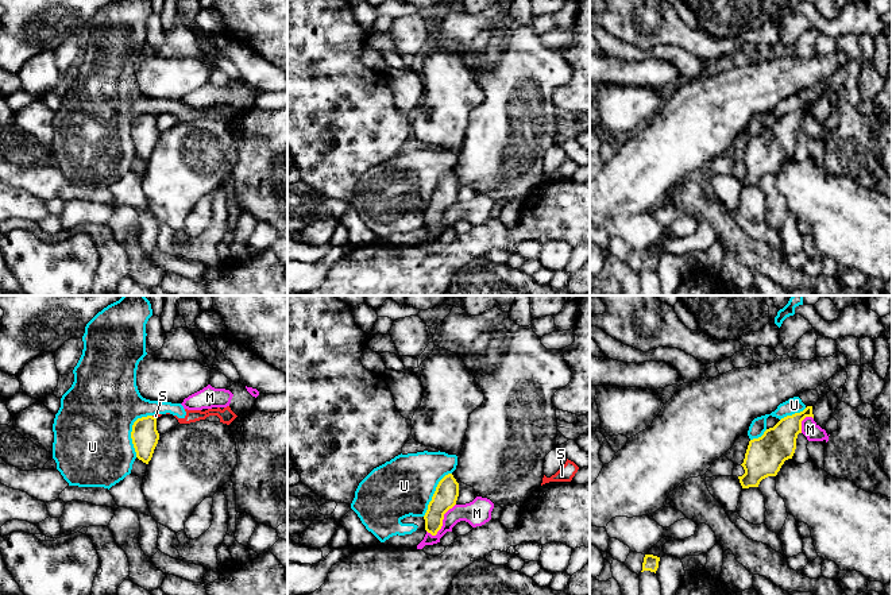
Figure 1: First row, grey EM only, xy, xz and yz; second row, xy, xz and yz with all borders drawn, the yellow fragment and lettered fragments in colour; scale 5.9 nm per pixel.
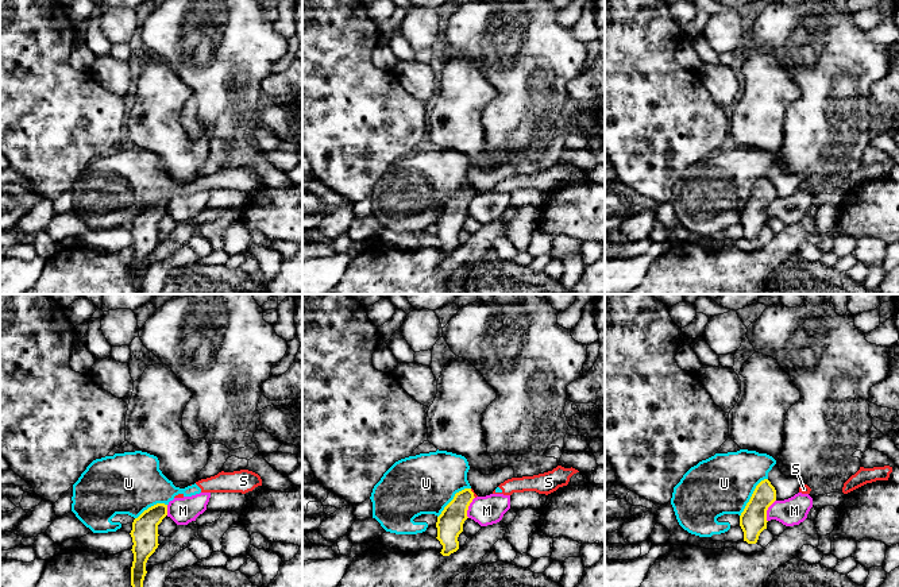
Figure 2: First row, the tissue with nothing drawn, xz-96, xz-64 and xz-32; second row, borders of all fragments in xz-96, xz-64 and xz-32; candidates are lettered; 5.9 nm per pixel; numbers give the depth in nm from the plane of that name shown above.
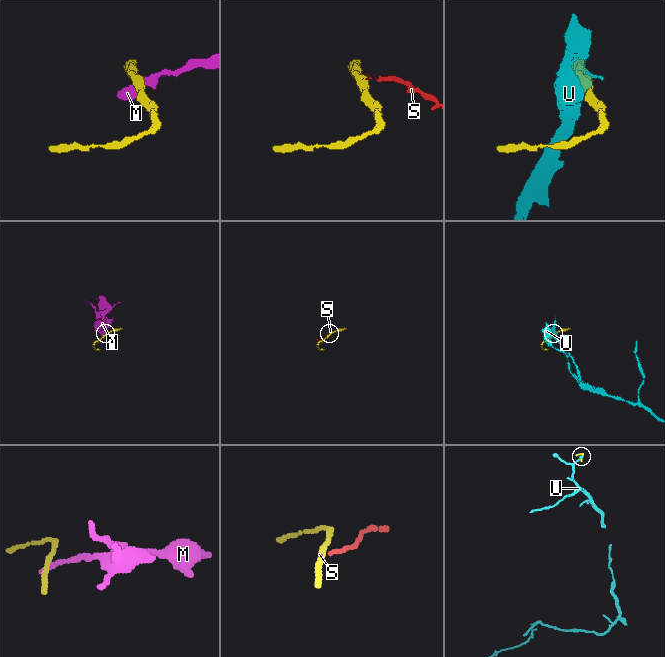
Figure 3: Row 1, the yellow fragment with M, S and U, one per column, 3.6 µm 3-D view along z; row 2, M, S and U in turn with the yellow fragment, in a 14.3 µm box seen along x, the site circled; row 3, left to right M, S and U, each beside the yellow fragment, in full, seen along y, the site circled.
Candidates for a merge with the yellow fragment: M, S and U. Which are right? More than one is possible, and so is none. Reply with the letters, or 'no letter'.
no letter

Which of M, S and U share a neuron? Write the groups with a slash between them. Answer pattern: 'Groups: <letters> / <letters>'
Groups: M / S U

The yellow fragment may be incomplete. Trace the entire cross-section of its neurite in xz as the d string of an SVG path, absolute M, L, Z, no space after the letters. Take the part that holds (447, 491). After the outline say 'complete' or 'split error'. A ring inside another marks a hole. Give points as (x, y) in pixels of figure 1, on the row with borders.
M448 474L439 482L424 515L428 533L437 534L443 526L444 514L456 505L457 497L459 483L452 474Z; complete

